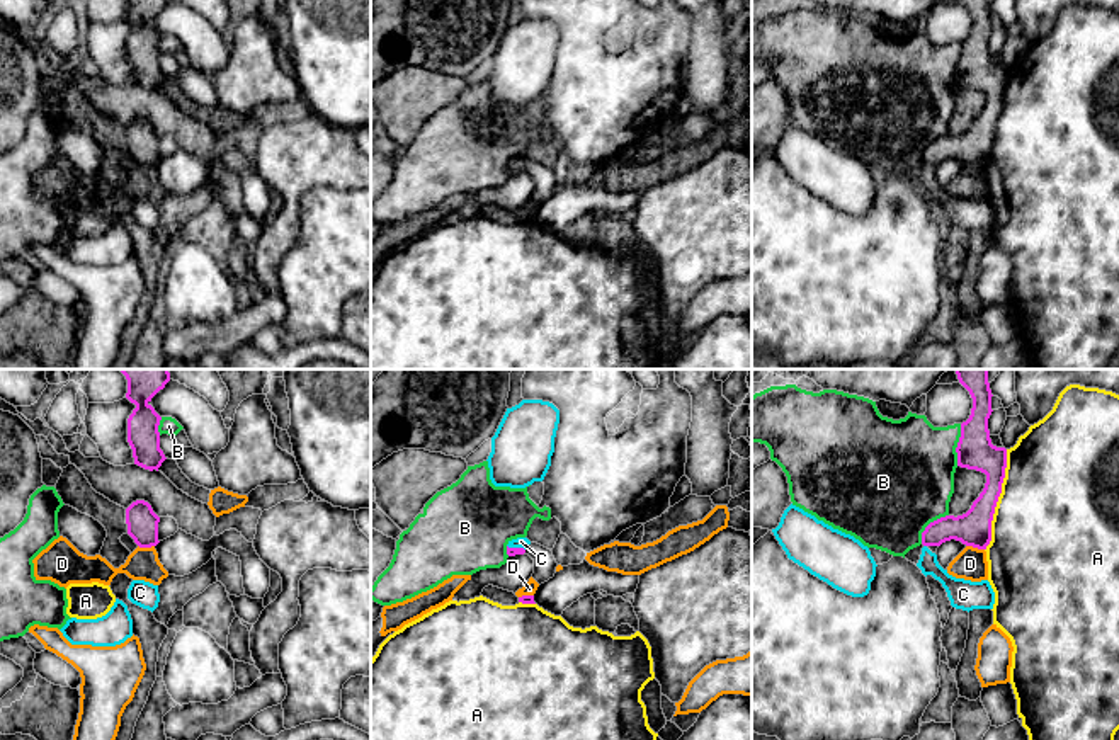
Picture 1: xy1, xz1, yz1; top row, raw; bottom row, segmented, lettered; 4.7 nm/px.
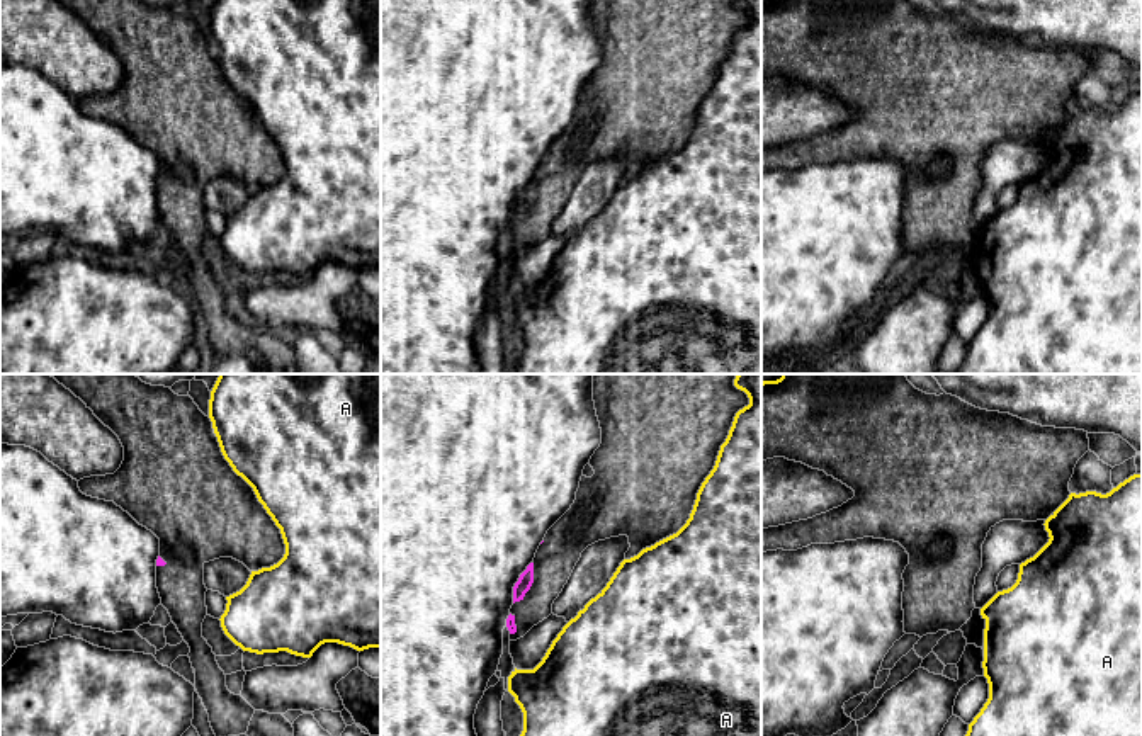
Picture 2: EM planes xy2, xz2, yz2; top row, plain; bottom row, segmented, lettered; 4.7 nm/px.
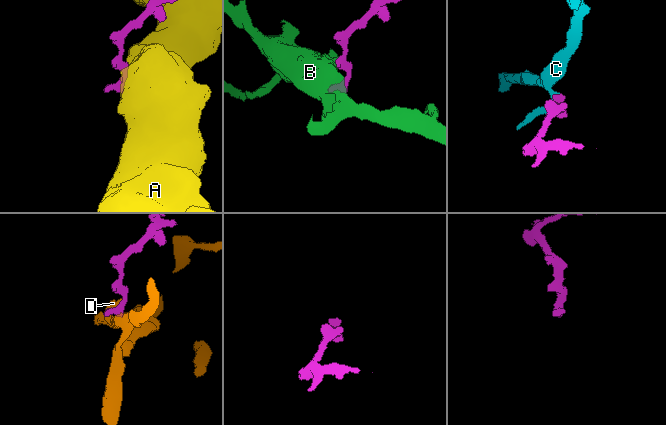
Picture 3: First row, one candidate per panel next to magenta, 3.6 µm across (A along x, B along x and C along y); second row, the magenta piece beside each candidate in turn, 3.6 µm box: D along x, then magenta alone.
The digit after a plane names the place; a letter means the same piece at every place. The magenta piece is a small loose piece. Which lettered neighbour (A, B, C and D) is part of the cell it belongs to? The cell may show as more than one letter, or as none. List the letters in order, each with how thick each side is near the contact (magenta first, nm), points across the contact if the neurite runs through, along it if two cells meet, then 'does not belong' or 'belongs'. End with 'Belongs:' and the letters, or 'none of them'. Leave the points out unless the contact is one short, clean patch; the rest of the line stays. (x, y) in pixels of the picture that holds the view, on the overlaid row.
A: 160/500 nm | does not belong
B: 180/420 nm | does not belong
C: 50/50 nm | along xz1 (507, 545), (524, 550) | does not belong
D: 160/150 nm | along yz1 (966, 545), (983, 550) | does not belong
Belongs: none of them

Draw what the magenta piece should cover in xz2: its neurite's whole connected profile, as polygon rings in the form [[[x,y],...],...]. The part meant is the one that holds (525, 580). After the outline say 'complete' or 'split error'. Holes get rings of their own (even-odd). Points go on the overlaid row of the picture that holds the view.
[[[593,374],[593,401],[602,428],[602,444],[590,459],[595,474],[581,476],[571,508],[547,530],[534,561],[513,586],[513,605],[506,619],[510,641],[523,637],[552,614],[552,603],[568,583],[581,552],[610,537],[627,535],[625,559],[676,534],[690,518],[697,493],[715,466],[739,410],[749,405],[734,386],[738,374]]]; split error

